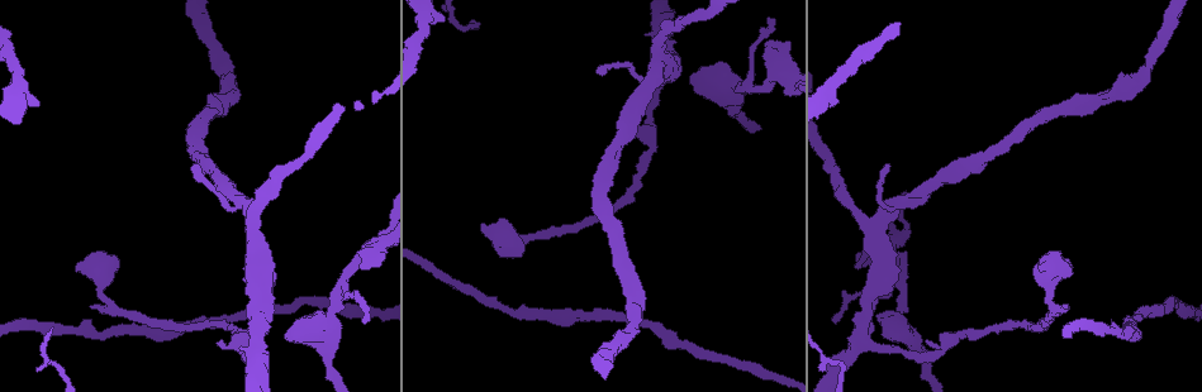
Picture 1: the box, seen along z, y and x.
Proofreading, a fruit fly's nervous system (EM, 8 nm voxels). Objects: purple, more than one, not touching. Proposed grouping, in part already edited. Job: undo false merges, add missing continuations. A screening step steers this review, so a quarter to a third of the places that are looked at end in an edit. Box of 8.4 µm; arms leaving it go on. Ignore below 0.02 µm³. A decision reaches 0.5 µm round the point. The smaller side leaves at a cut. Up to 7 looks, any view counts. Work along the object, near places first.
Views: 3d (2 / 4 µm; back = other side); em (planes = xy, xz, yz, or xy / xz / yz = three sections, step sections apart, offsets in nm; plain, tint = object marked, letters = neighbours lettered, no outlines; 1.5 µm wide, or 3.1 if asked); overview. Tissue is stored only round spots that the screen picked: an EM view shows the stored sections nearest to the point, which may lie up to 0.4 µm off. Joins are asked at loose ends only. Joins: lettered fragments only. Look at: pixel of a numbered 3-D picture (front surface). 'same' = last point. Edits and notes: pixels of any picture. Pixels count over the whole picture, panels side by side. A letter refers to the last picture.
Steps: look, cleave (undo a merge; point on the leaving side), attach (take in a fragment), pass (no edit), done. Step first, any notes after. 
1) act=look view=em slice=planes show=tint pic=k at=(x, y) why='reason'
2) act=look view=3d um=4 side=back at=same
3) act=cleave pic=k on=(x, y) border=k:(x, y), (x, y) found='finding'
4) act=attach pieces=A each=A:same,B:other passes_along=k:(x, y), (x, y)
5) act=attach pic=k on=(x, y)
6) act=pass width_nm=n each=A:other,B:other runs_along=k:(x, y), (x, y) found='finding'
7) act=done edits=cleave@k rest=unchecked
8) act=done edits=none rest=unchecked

act=look view=3d um=2 pic=1 at=(502, 257) why='an open end'

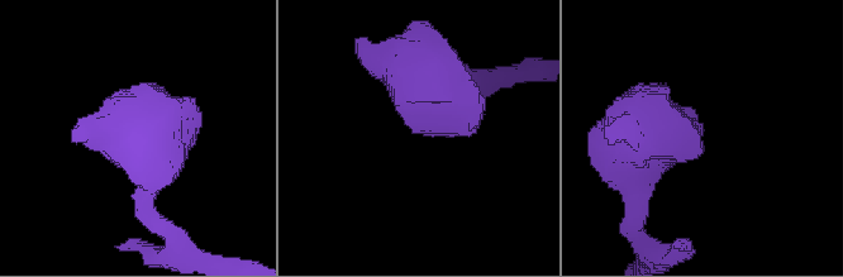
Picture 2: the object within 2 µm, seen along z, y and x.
act=look view=em slice=planes show=letters pic=2 at=(696, 137) why='now the EM'

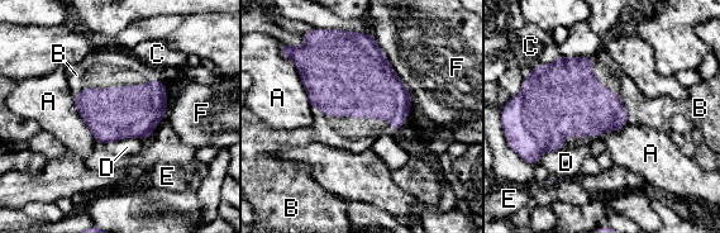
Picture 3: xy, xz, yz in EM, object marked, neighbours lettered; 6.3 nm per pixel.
act=attach pieces=B each=A:other,B:same,C:other,D:other,E:other,F:other found='the neuron continues'

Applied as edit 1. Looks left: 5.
act=look view=overview why='see it whole again'

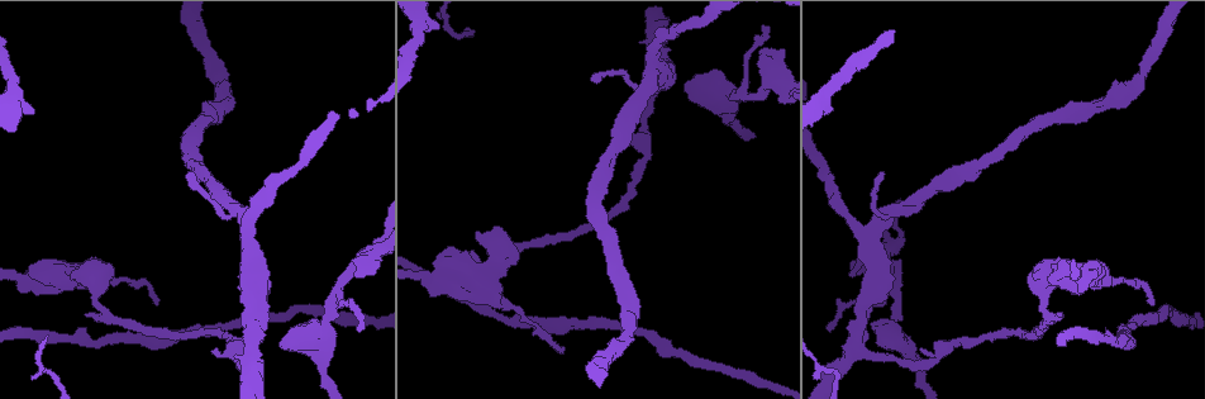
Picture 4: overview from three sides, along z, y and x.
act=look view=3d um=2 side=back pic=4 at=(763, 52) why='an open end'

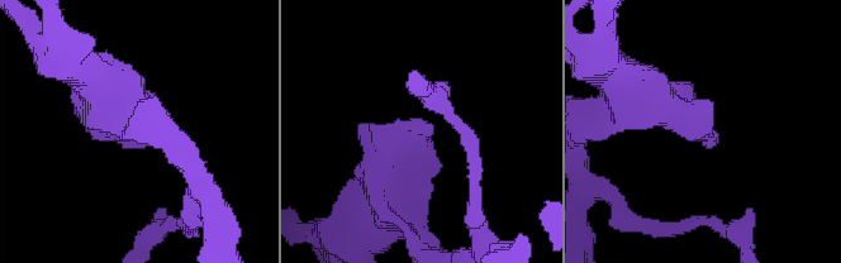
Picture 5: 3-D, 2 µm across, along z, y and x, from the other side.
act=look view=em slice=yz step=8 show=letters pic=5 at=(706, 145) why='now the EM'

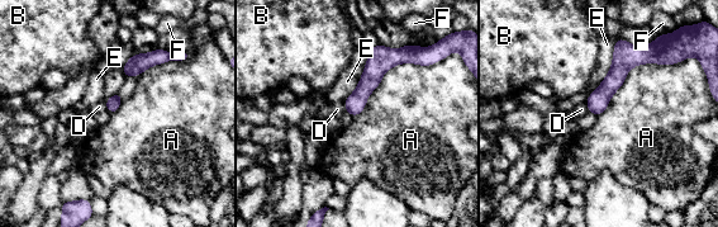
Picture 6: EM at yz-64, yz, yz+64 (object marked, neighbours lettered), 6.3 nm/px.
act=pass each=A:other,B:other,D:other,E:other,F:other found='no lettered fragment goes on from it'

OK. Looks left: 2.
act=done edits=attach@3 rest=unchecked

